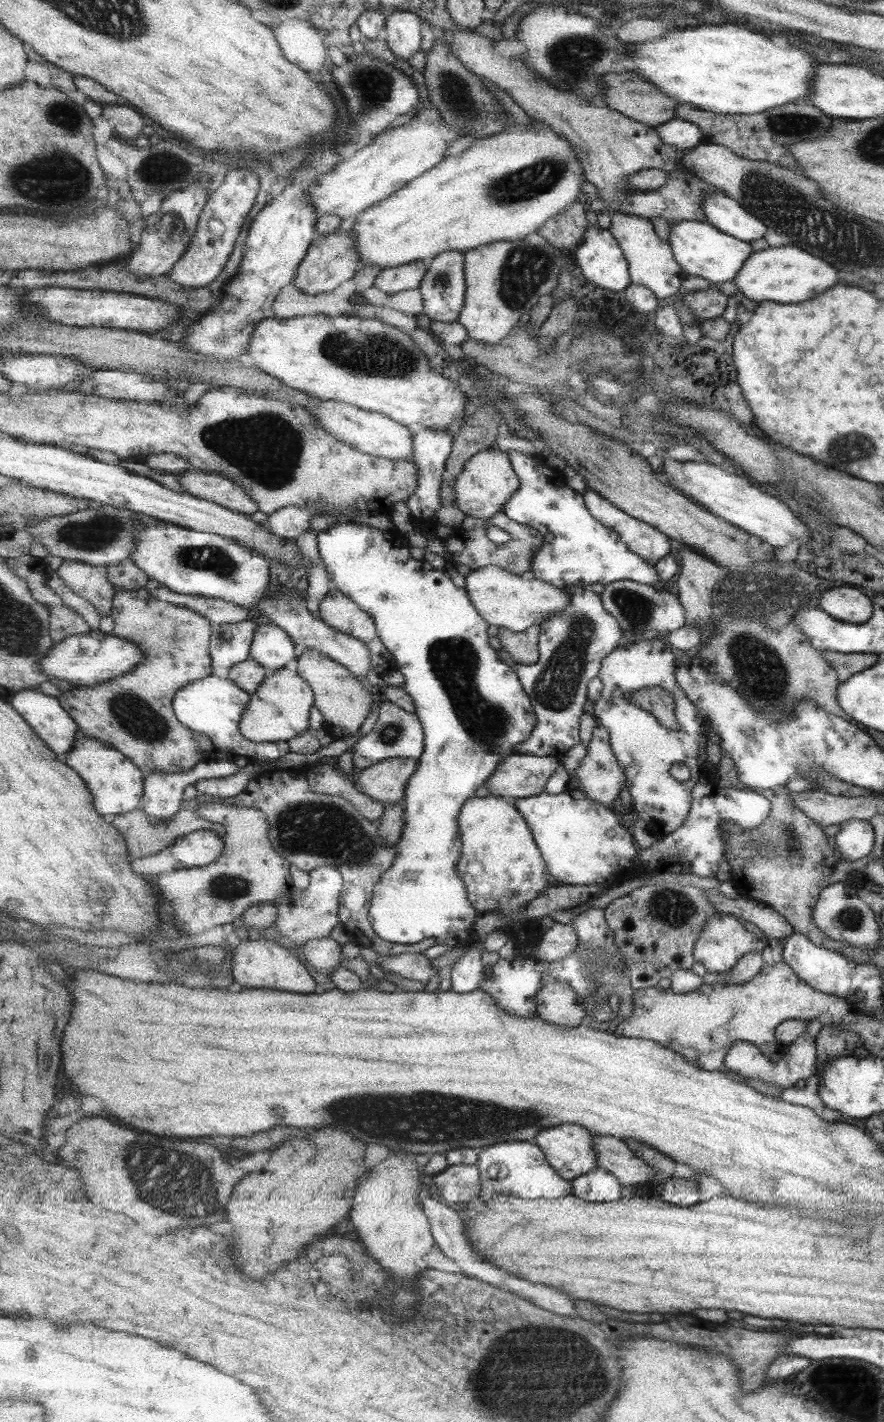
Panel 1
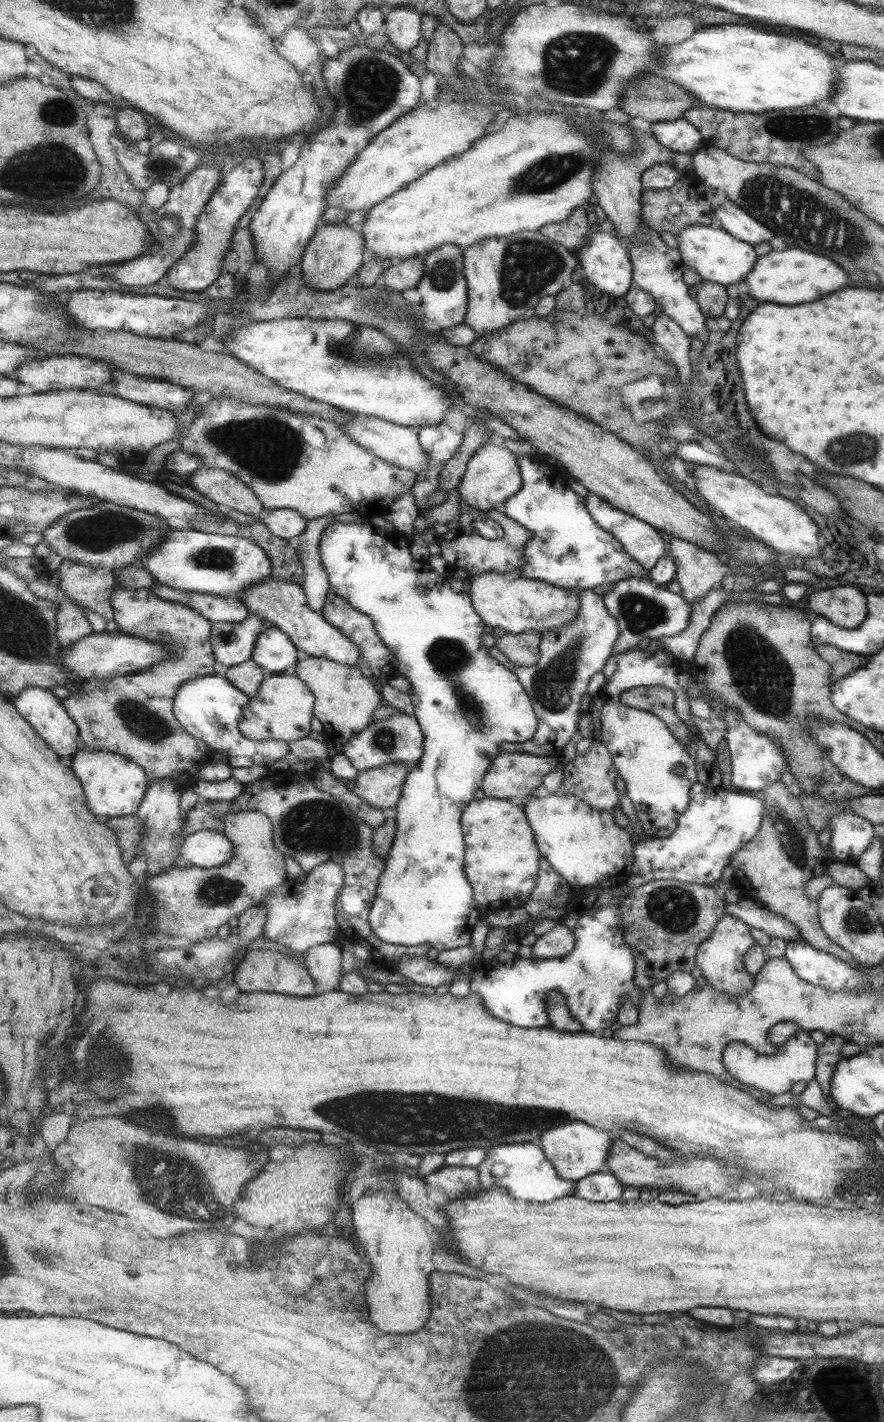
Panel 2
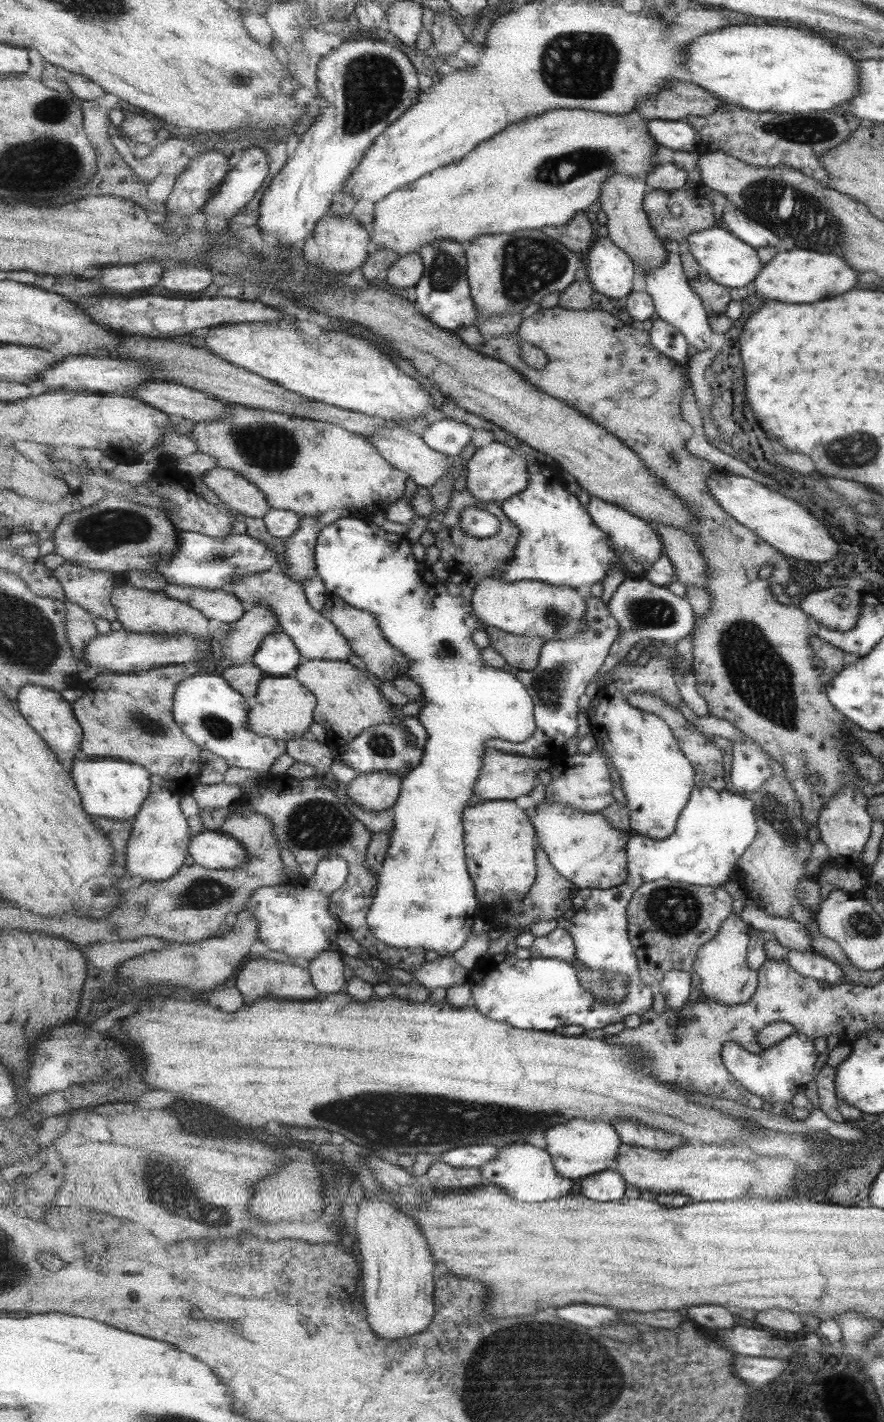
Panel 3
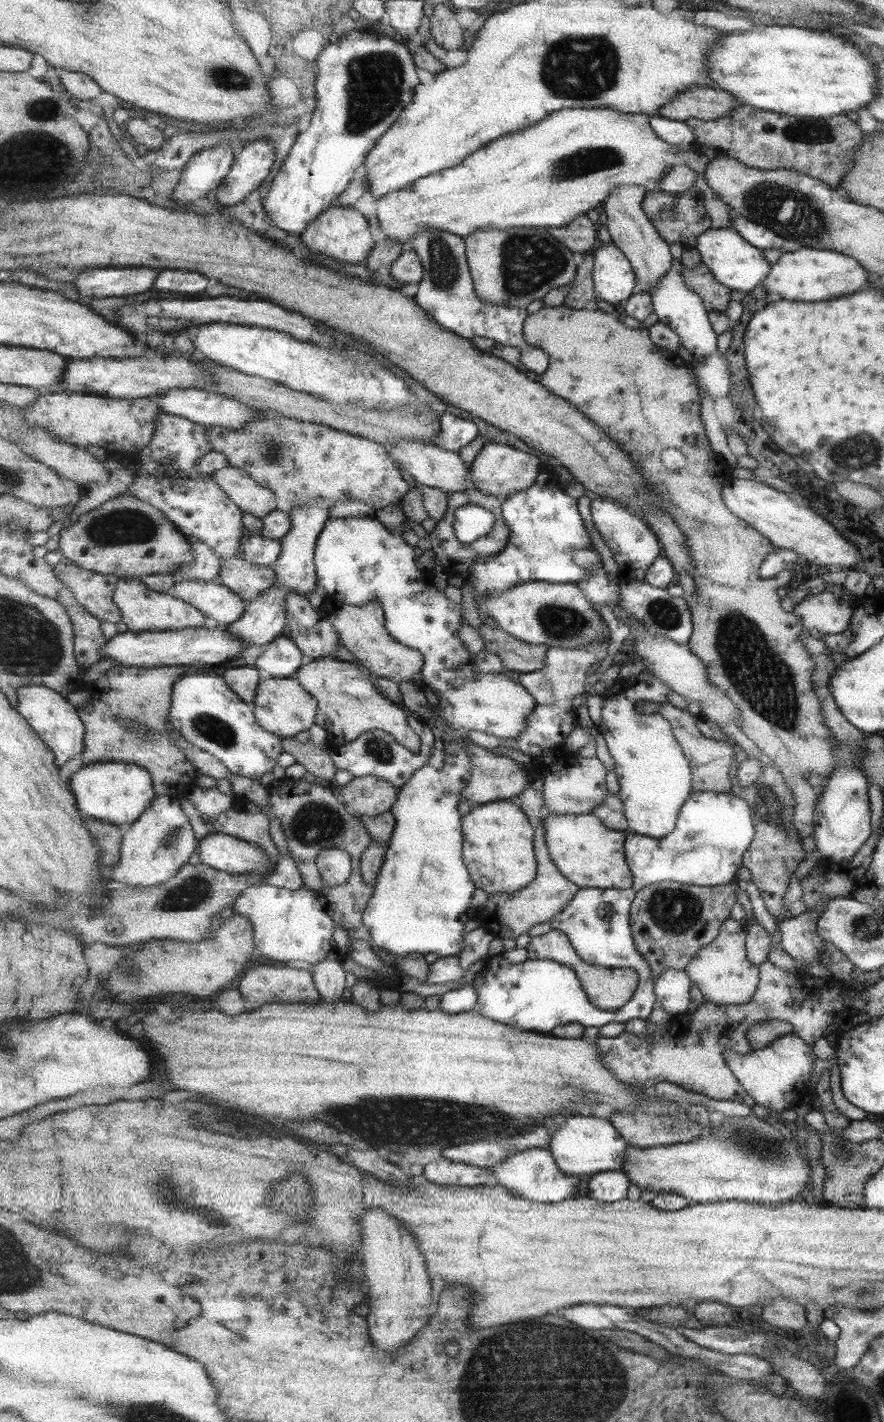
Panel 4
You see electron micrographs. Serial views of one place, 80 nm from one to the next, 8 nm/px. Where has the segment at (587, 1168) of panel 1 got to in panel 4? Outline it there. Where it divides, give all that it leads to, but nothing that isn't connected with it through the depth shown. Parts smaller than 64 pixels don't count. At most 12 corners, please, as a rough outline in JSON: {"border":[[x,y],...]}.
{"border":[[569,1114],[549,1144],[571,1176],[621,1171],[630,1144],[605,1120]]}

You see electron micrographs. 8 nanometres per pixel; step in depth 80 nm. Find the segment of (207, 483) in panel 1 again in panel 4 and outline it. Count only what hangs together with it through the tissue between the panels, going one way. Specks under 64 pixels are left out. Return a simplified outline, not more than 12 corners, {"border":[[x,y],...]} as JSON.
{"border":[[227,465],[212,477],[244,513],[264,519],[275,493]]}

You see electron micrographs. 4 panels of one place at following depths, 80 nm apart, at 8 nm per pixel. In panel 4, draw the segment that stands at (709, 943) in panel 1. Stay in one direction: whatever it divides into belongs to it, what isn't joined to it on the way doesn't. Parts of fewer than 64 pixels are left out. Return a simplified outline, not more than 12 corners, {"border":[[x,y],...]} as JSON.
{"border":[[727,919],[686,971],[705,1002],[752,999],[745,926]]}

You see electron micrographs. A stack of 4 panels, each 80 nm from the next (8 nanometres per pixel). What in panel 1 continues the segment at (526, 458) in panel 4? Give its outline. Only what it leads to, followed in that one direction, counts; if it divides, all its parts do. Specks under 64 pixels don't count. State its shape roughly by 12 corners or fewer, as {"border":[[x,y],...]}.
{"border":[[495,448],[466,462],[456,506],[493,518],[522,482]]}

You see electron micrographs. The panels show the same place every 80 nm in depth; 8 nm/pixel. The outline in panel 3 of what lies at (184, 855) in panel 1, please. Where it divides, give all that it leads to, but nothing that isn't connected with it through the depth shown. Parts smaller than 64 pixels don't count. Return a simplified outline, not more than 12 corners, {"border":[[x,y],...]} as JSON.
{"border":[[207,831],[190,856],[208,869],[236,869],[250,857],[238,839]]}

